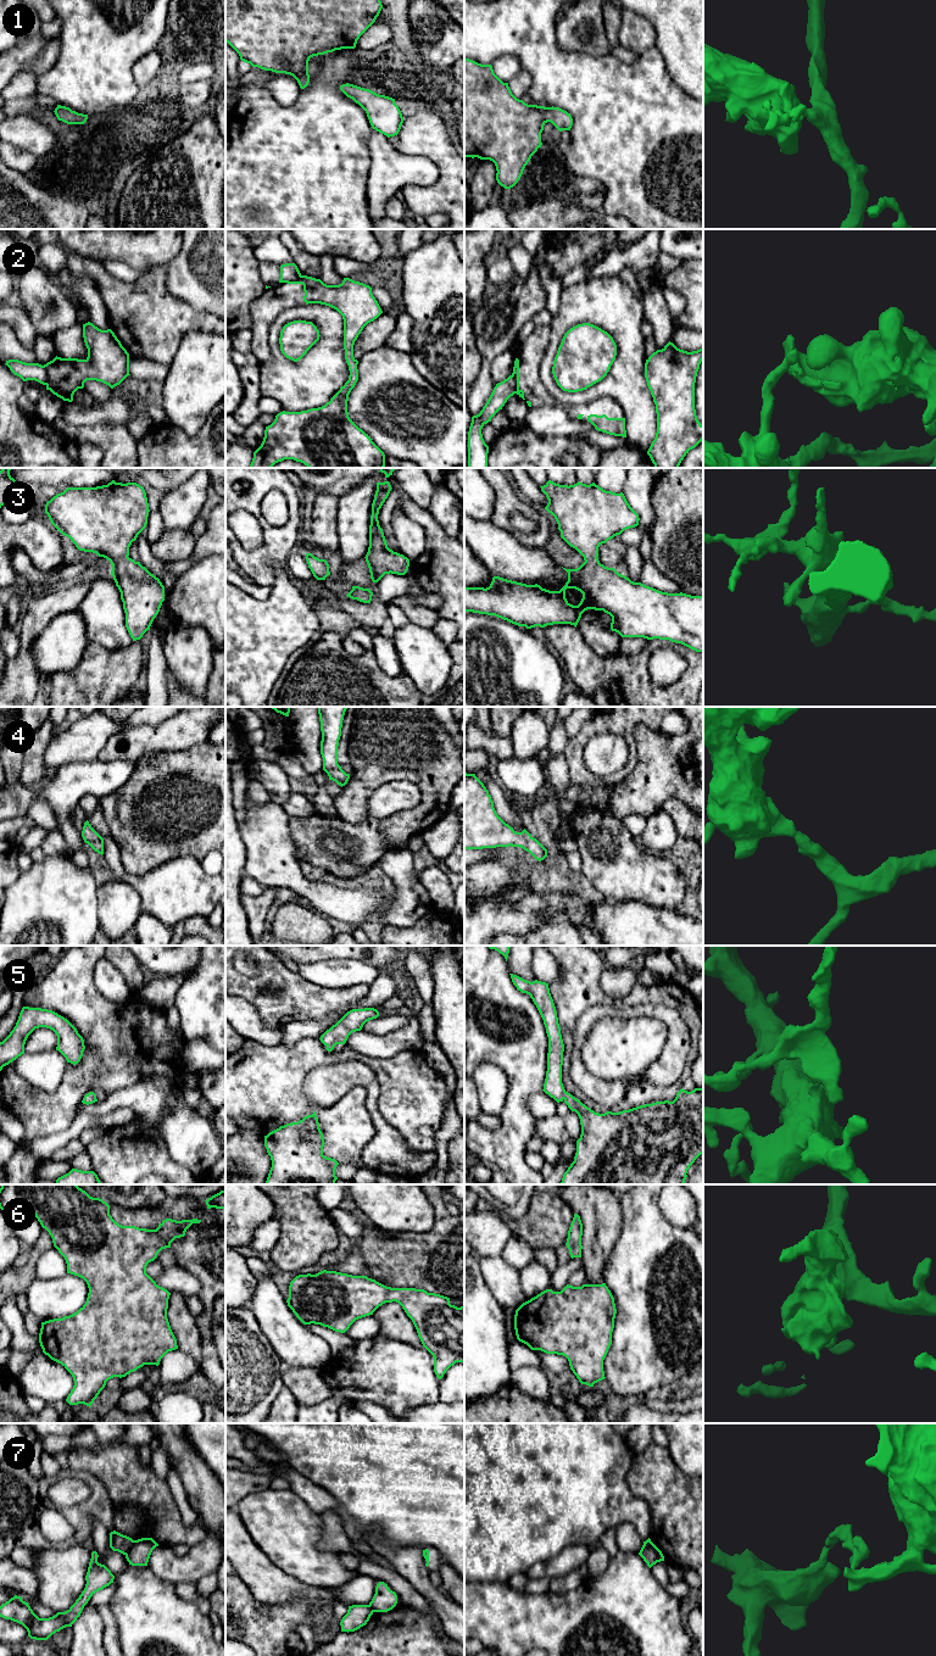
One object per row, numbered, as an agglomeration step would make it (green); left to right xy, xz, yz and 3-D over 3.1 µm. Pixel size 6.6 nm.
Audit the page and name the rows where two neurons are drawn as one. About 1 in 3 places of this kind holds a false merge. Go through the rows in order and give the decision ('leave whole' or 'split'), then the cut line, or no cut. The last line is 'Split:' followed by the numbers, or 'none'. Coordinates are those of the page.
1: leave whole; cut none
2: split; cut xy (43, 366), (46, 371), (46, 385), (50, 389)
3: leave whole; cut none
4: leave whole; cut none
5: leave whole; cut none
6: leave whole; cut none
7: split; cut yz (645, 1542), (663, 1559)
Split: 2, 7

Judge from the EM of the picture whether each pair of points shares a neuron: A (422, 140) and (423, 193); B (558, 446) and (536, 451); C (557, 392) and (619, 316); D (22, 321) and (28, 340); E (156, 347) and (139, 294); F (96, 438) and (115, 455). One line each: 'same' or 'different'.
A: same
B: same
C: same
D: same
E: same
F: same

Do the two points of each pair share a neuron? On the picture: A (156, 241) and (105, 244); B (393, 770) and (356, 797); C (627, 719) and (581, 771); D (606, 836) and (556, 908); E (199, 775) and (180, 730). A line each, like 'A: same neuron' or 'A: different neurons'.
A: same neuron
B: same neuron
C: same neuron
D: different neurons
E: different neurons

